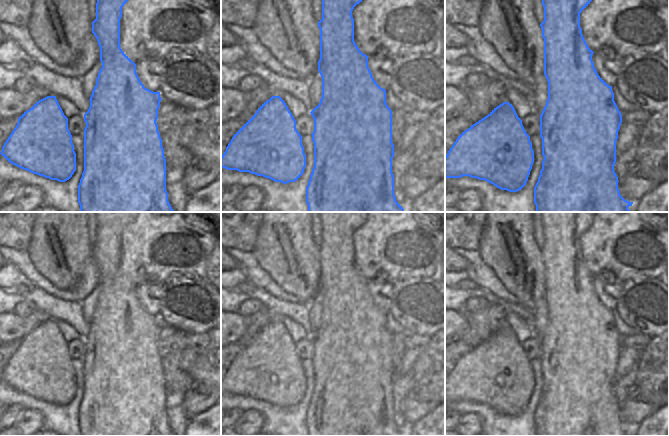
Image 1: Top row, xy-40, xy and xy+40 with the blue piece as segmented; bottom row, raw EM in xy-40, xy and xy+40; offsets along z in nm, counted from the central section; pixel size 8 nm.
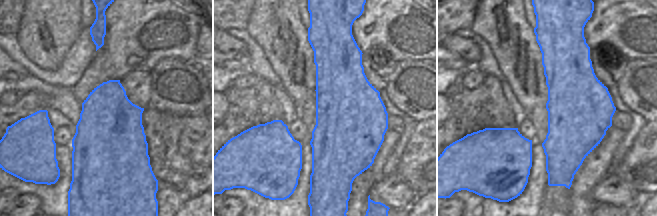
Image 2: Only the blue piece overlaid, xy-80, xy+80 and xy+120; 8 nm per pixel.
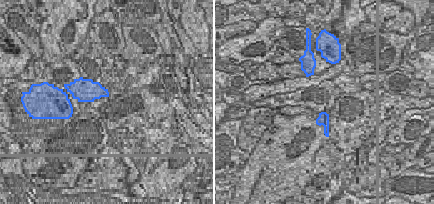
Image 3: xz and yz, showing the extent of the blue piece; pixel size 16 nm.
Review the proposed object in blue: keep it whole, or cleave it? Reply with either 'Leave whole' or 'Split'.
Leave whole.

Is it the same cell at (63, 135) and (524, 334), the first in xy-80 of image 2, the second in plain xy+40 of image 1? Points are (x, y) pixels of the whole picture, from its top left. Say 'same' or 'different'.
different

